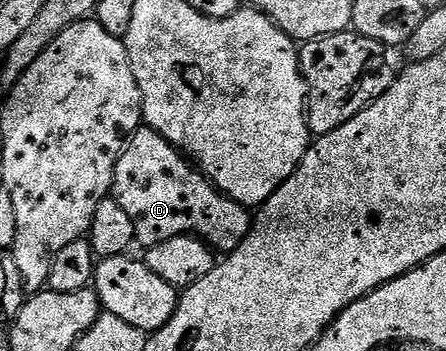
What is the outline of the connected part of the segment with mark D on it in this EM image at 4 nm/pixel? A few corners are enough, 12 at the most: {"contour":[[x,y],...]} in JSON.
{"contour":[[148,126],[129,137],[112,195],[136,243],[200,236],[218,253],[250,209]]}

